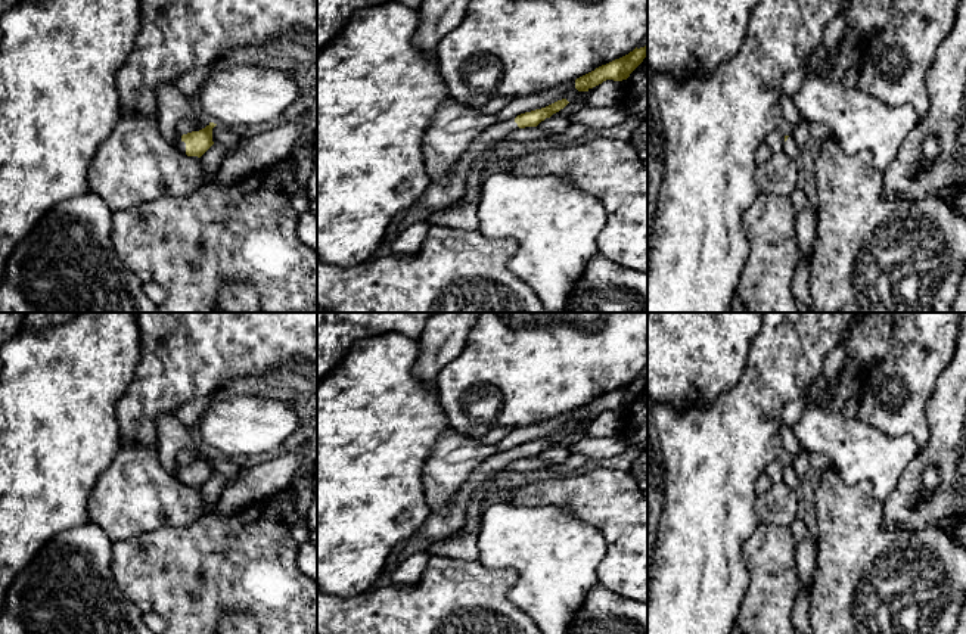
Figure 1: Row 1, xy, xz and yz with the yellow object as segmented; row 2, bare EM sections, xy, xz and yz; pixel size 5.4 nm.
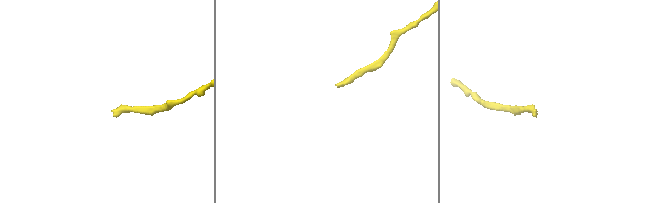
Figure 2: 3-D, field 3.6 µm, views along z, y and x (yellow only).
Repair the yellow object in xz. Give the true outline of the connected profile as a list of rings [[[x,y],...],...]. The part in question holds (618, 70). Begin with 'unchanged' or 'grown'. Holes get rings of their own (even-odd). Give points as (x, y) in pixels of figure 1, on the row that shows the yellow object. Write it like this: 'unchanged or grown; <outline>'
unchanged; [[[647,46],[634,49],[628,55],[615,59],[606,65],[596,68],[594,71],[575,80],[575,88],[578,91],[588,91],[590,88],[602,84],[606,80],[622,81],[643,62],[647,56]]]

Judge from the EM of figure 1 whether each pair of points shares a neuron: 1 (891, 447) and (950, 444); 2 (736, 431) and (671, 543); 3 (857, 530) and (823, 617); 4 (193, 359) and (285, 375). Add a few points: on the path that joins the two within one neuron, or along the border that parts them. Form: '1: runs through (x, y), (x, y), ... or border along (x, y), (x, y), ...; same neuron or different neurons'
1: border along (921, 447), (901, 476); different neurons
2: runs through (710, 459), (680, 490), (674, 515); same neuron
3: runs through (856, 552), (856, 583), (845, 594); same neuron
4: border along (301, 364), (272, 369), (258, 375); different neurons

